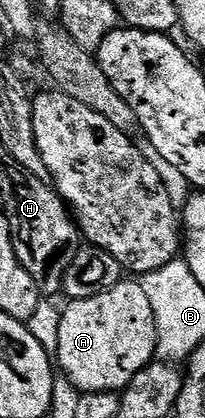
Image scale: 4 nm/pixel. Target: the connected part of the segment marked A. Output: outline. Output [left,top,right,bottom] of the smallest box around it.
[55,280,156,394]

